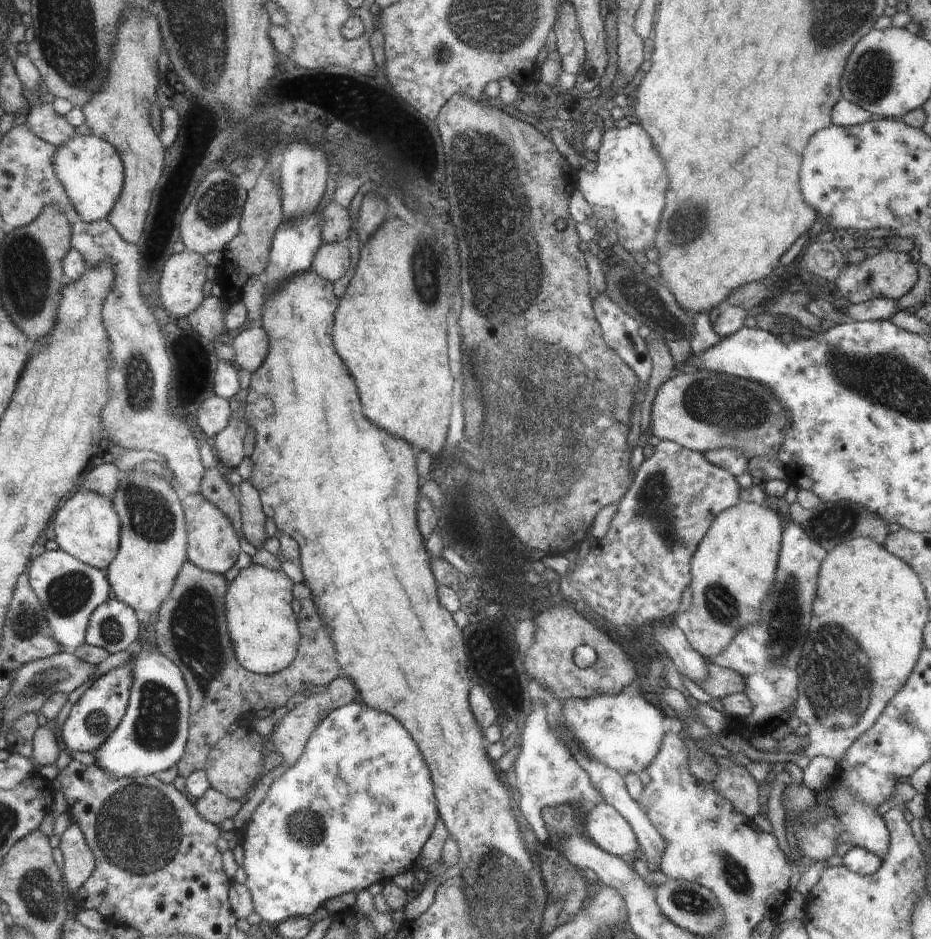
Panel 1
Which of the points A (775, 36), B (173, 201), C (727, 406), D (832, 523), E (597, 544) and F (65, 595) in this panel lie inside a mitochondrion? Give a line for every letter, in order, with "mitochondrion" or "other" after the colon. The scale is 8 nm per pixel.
A: other
B: mitochondrion
C: mitochondrion
D: mitochondrion
E: other
F: mitochondrion

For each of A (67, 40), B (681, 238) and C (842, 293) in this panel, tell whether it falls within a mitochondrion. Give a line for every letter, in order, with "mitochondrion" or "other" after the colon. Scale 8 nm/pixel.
A: mitochondrion
B: mitochondrion
C: other

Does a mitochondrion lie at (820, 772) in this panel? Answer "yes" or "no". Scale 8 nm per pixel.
no

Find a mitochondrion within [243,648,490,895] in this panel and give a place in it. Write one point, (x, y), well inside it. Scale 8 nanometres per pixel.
(303, 824)

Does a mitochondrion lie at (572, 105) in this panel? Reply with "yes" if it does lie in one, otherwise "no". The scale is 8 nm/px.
no

